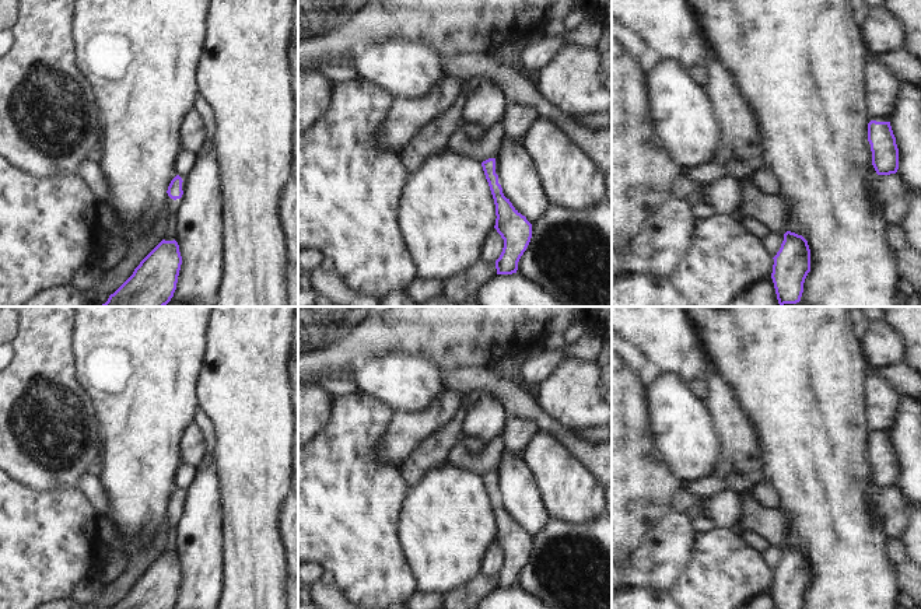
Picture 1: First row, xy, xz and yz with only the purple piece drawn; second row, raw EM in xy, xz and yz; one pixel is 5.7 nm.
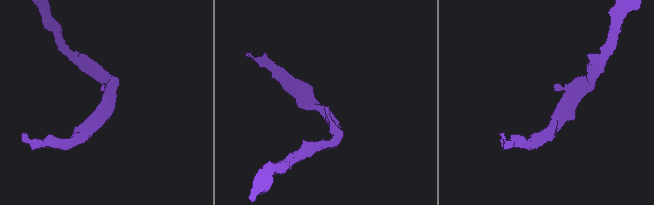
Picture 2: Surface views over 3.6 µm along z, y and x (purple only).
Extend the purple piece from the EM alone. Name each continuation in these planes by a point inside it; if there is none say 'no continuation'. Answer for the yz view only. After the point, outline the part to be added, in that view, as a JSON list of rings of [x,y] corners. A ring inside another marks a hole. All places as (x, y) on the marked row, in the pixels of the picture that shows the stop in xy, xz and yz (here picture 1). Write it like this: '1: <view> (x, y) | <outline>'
no continuation

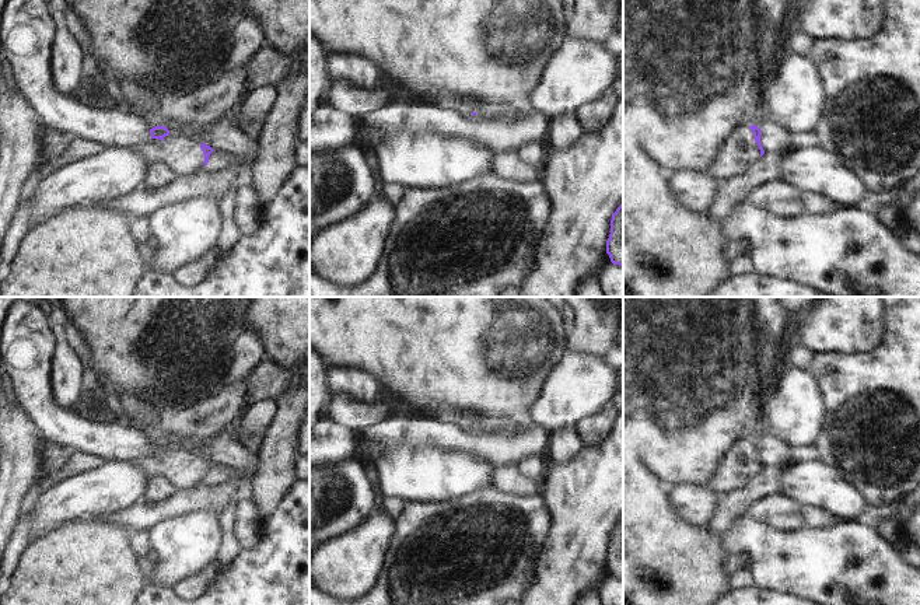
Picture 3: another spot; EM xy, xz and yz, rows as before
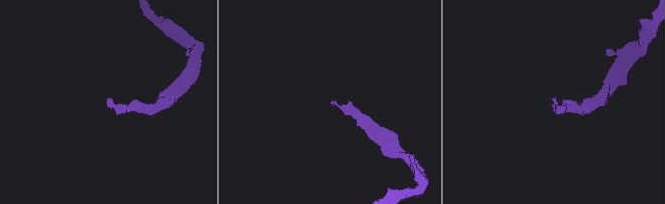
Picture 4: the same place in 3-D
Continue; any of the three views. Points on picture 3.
1: yz (740, 151) | [[[749,126],[735,129],[720,147],[709,174],[717,181],[728,181],[748,172],[760,160],[760,150]]]

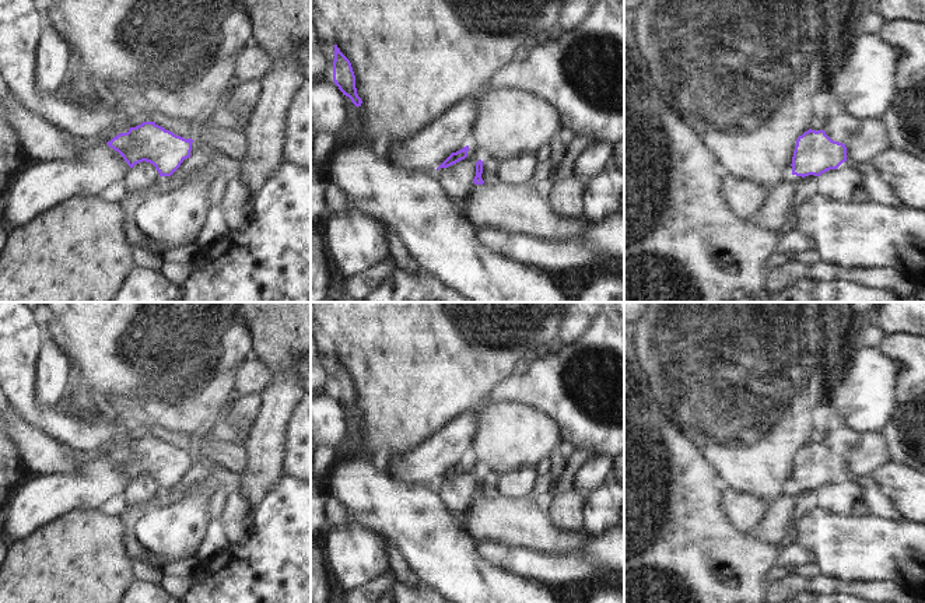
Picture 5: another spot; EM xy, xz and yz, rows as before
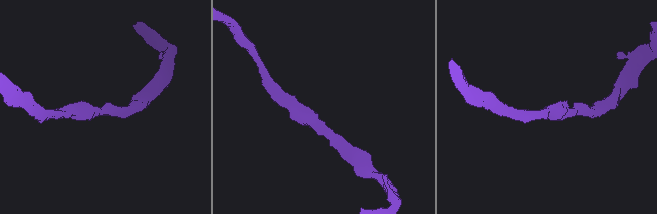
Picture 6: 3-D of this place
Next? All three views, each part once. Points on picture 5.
no continuation

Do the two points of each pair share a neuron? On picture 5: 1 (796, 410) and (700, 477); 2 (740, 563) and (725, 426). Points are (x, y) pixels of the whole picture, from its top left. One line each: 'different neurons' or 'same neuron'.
1: different neurons
2: different neurons

